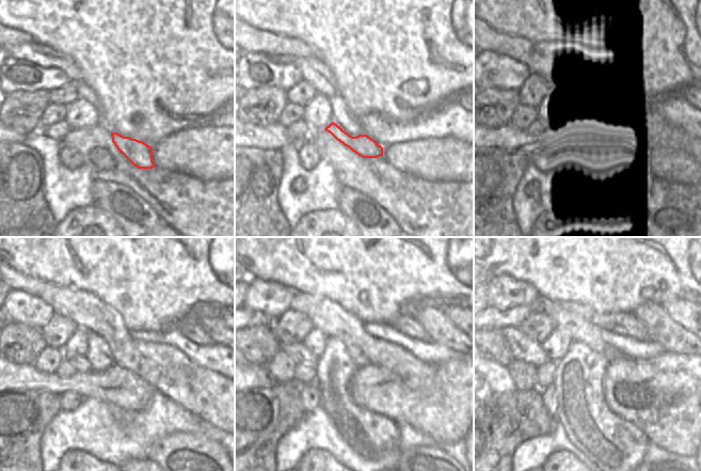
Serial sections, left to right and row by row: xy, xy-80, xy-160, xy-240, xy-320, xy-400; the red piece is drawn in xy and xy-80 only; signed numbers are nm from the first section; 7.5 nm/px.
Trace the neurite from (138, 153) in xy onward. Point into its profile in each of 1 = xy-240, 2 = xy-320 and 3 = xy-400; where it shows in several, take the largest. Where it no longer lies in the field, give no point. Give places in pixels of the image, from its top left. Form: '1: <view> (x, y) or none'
1: xy-240 (81, 364)
2: xy-320 (299, 352)
3: xy-400 (523, 348)

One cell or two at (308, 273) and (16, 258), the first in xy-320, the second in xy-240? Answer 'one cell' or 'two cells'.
one cell

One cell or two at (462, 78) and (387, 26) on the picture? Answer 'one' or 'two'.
one

